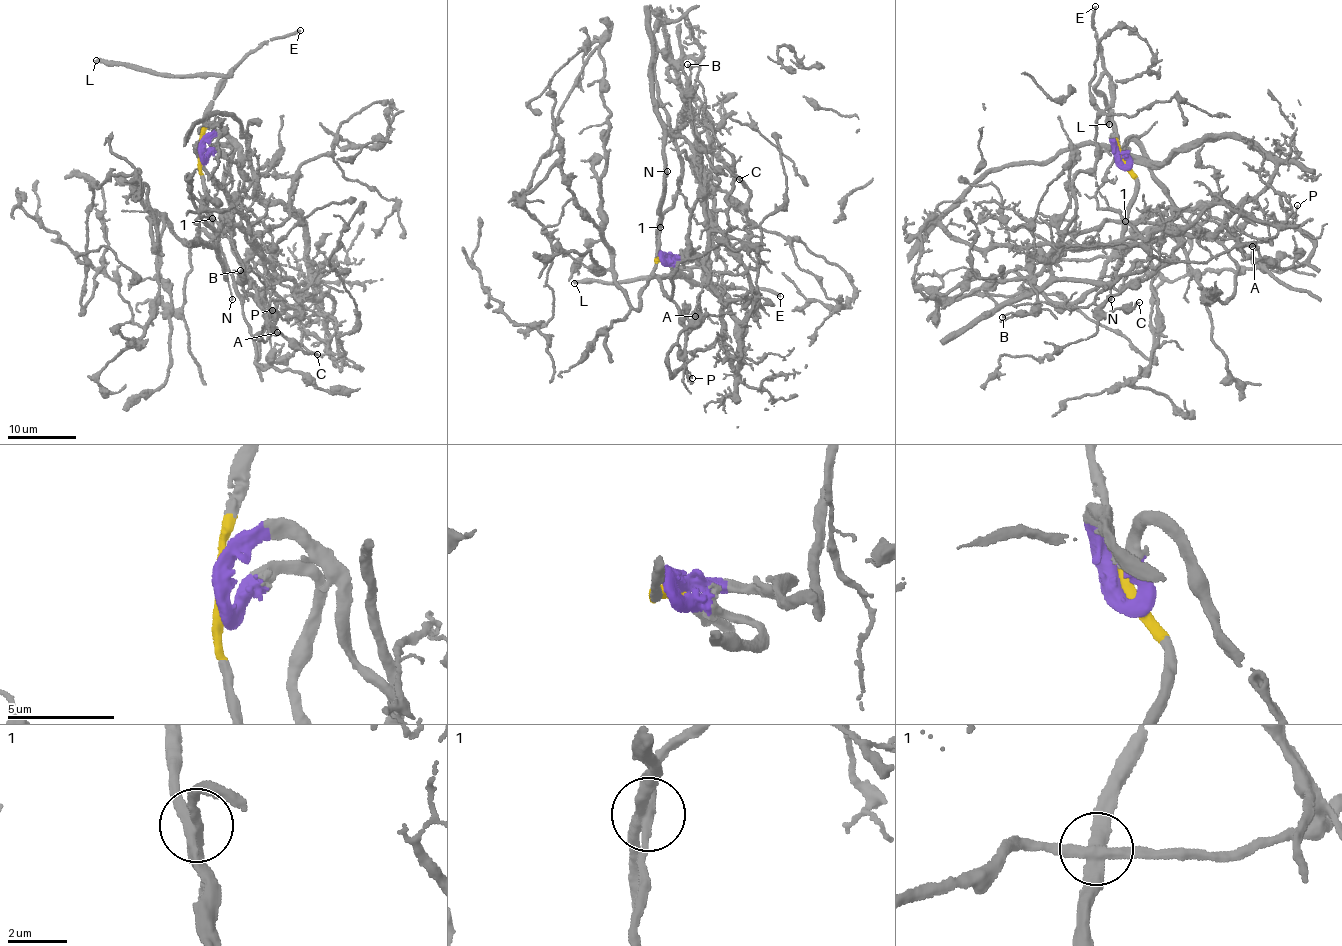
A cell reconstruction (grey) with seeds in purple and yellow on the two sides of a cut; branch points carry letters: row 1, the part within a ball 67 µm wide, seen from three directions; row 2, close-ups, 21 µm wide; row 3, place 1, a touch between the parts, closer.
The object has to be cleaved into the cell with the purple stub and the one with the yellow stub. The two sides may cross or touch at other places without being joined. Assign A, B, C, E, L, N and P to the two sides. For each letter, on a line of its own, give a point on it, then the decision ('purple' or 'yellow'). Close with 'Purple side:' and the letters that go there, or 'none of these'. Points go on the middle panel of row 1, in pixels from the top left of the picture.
A: at (695, 316); purple
B: at (687, 64); purple
C: at (739, 179); purple
E: at (780, 296); yellow
L: at (574, 283); yellow
N: at (667, 171); yellow
P: at (692, 378); purple
Purple side: A, B, C, P

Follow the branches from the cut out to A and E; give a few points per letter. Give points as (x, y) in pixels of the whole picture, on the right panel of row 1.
A: (1120, 160), (1114, 138), (1129, 157), (1167, 162), (1184, 146), (1240, 135), (1276, 172), (1213, 237), (1253, 247)
E: (1120, 160), (1111, 97), (1091, 17), (1095, 7)

